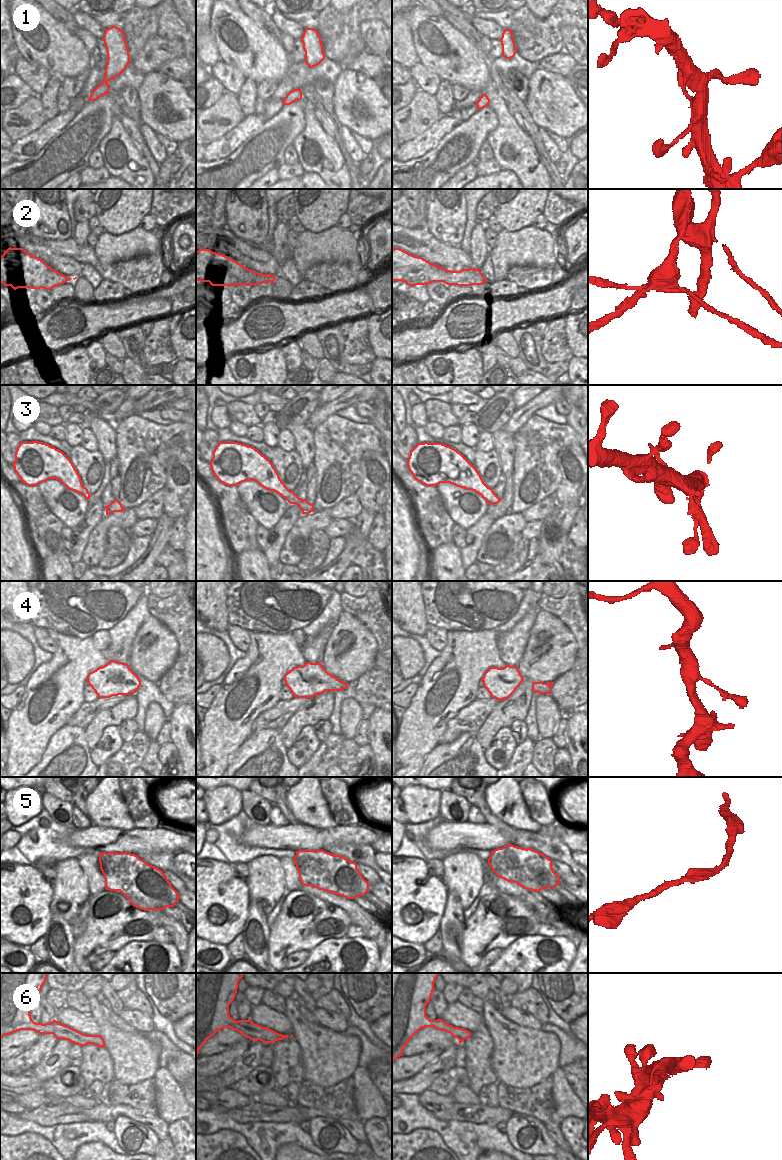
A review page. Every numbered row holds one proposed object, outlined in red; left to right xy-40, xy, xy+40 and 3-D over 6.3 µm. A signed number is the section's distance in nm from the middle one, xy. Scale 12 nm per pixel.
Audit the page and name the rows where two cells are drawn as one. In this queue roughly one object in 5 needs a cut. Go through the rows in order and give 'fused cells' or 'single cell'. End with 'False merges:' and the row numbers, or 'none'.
1: single cell
2: fused cells
3: single cell
4: single cell
5: fused cells
6: single cell
False merges: 2, 5

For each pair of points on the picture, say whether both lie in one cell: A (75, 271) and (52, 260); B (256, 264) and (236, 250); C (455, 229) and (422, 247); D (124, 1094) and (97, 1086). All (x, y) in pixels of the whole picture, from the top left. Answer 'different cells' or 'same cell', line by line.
A: same cell
B: same cell
C: different cells
D: same cell

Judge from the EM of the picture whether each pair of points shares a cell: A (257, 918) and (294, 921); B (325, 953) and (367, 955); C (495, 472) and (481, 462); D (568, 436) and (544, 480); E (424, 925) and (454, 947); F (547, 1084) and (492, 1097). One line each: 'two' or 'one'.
A: two
B: one
C: one
D: one
E: two
F: one

